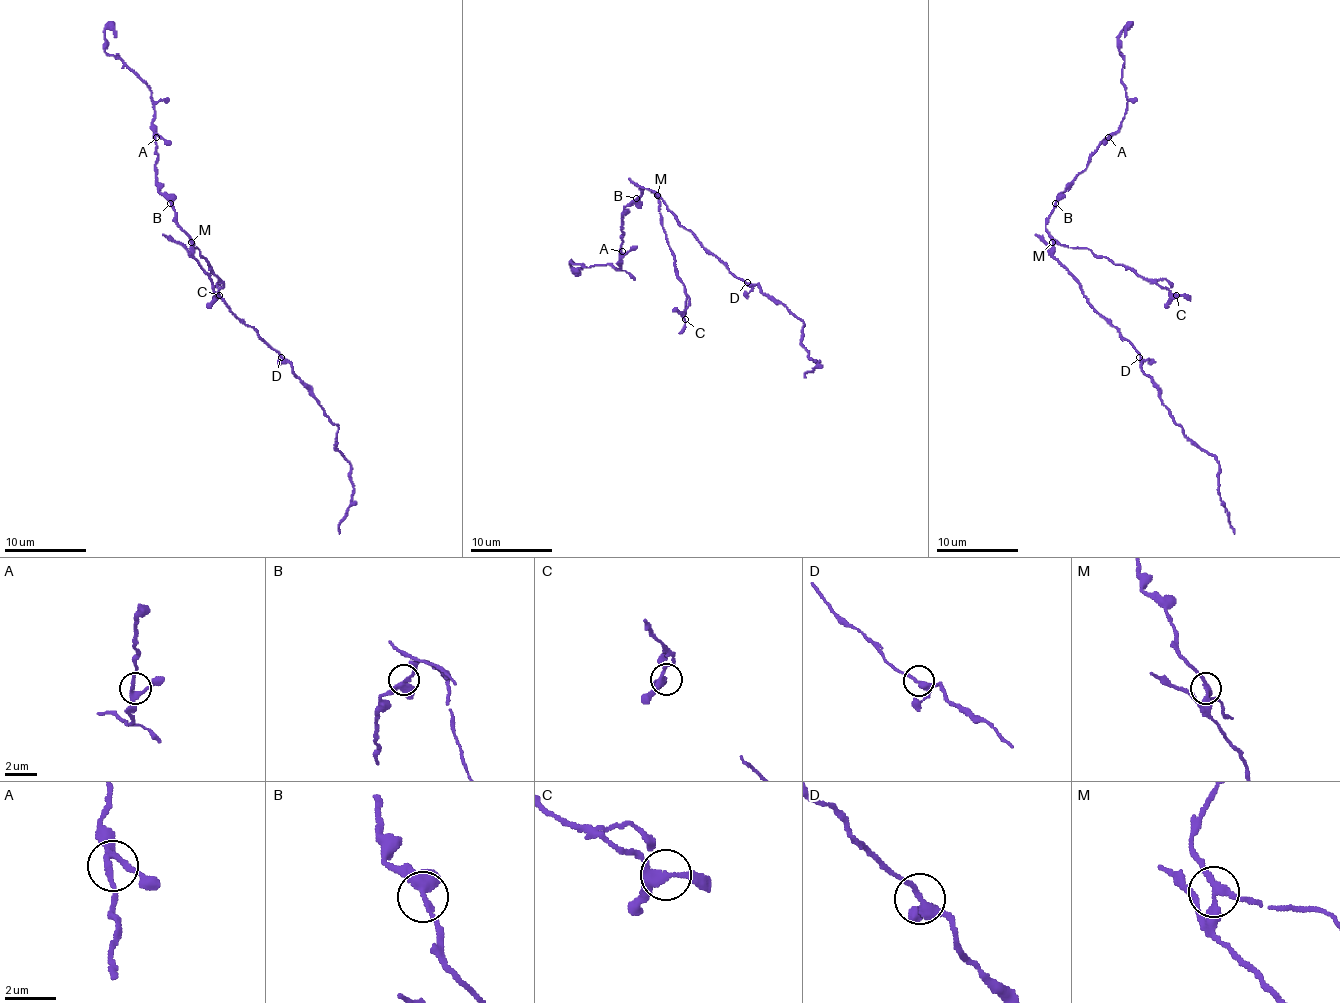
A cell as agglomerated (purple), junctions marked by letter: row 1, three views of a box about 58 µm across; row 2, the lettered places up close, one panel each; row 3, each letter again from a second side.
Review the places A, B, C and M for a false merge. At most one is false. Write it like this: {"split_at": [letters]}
{"split_at": ["M"]}

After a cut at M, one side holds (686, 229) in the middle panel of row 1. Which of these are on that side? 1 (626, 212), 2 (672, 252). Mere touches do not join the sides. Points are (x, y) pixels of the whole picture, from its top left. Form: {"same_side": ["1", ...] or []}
{"same_side": []}

